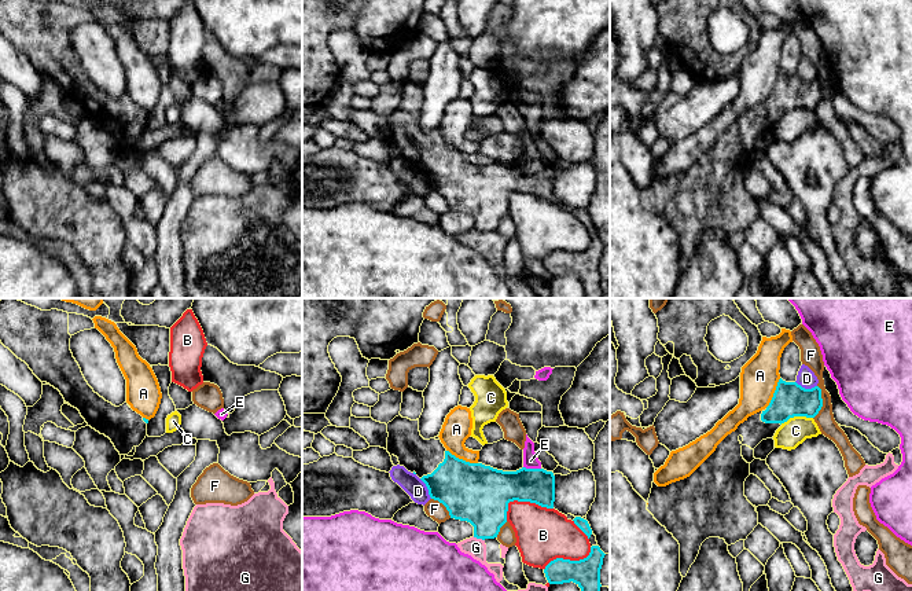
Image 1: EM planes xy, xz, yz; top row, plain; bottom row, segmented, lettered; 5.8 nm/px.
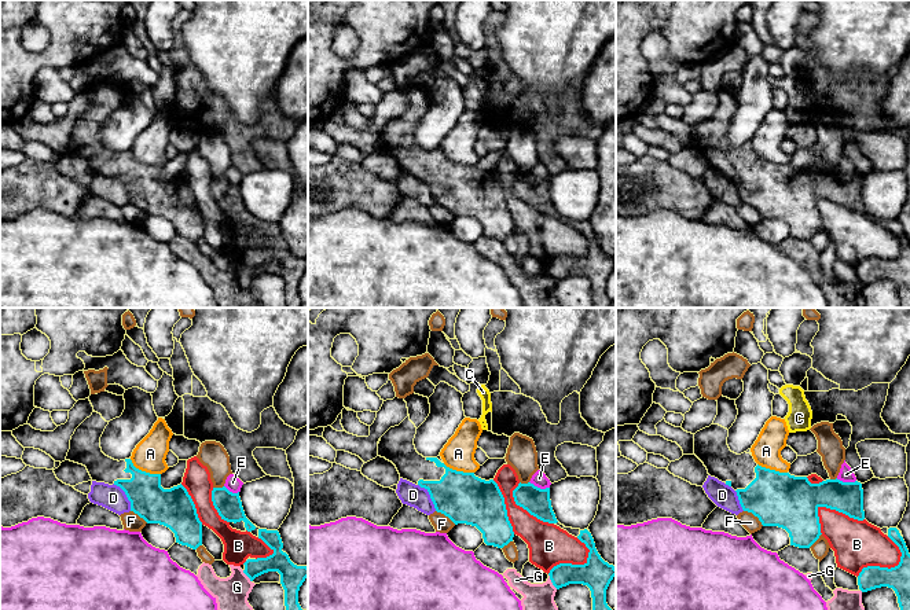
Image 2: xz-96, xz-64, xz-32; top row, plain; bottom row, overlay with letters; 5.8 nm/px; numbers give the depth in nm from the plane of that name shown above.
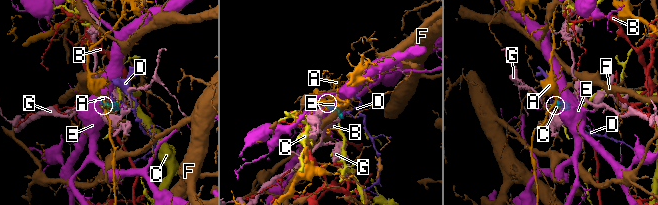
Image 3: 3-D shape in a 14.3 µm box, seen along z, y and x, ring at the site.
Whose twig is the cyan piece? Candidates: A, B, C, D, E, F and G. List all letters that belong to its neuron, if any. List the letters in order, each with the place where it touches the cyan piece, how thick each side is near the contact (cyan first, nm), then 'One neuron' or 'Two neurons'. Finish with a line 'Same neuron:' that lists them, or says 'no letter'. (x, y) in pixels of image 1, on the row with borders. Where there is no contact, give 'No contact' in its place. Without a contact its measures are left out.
A: Touches cyan at xz (462, 459). Thickness 340 nm (cyan) against 170 nm. Two neurons
B: Touches cyan at xz (522, 500). Thickness 340 nm (cyan) against 320 nm. Two neurons
C: Touches cyan at yz (795, 415). Thickness 200 nm (cyan) against 160 nm. Two neurons
D: Touches cyan at yz (806, 389). Thickness 200 nm (cyan) against 110 nm. Two neurons
E: Touches cyan at xz (532, 469). Thickness 220 nm (cyan) against 90 nm. Two neurons
F: Touches cyan at yz (822, 402). Thickness 200 nm (cyan) against 110 nm. Two neurons
G: Touches cyan at xz (478, 538). Thickness 340 nm (cyan) against 110 nm. Two neurons
Same neuron: no letter

